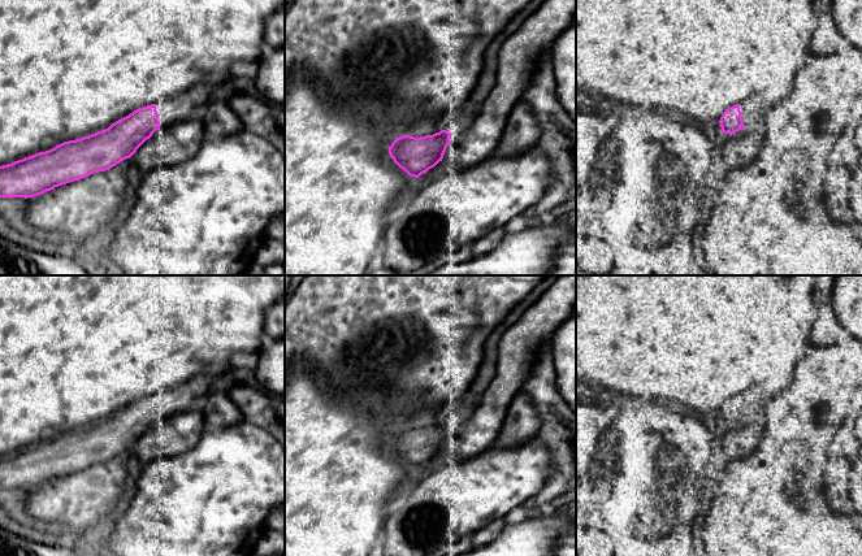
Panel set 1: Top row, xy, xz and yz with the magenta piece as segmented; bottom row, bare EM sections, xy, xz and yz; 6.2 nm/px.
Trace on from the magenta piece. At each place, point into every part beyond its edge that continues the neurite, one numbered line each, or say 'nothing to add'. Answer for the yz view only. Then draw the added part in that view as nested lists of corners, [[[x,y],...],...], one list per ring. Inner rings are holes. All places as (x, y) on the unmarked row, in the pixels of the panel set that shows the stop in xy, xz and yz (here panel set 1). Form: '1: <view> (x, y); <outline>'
1: yz (752, 400); [[[751,387],[740,394],[740,401],[744,412],[744,418],[761,417],[764,399],[757,387]]]

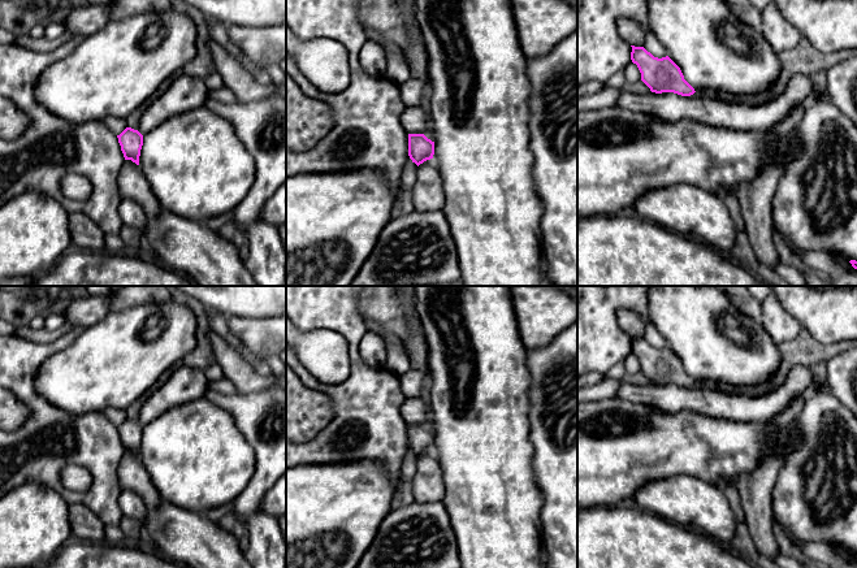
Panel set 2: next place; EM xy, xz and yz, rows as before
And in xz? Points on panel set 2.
nothing to add

